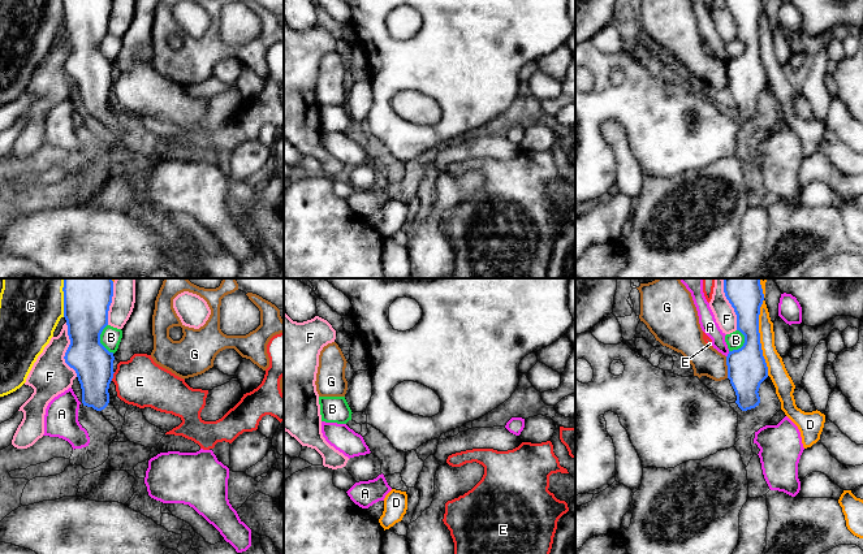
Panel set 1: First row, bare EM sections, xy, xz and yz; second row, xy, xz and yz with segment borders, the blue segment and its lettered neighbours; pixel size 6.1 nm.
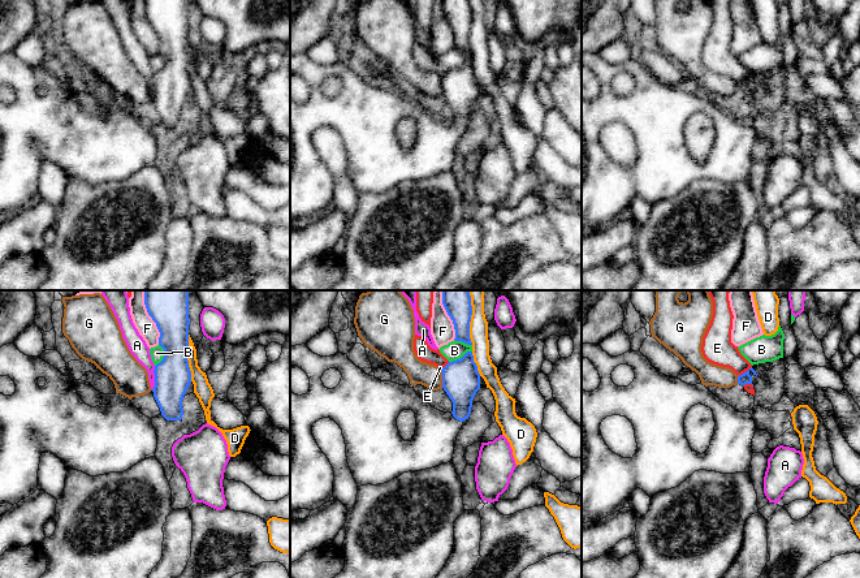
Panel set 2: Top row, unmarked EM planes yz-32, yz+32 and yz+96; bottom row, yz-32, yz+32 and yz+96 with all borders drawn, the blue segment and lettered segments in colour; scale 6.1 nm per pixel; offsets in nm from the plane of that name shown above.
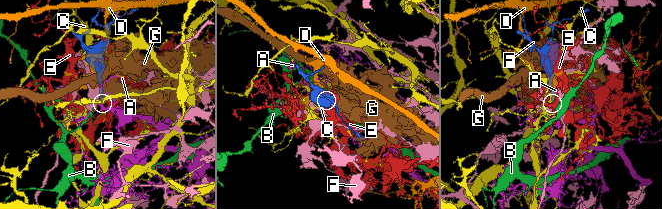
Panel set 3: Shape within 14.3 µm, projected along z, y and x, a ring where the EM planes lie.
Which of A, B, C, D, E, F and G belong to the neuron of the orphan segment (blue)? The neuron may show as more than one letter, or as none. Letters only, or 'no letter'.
no letter

